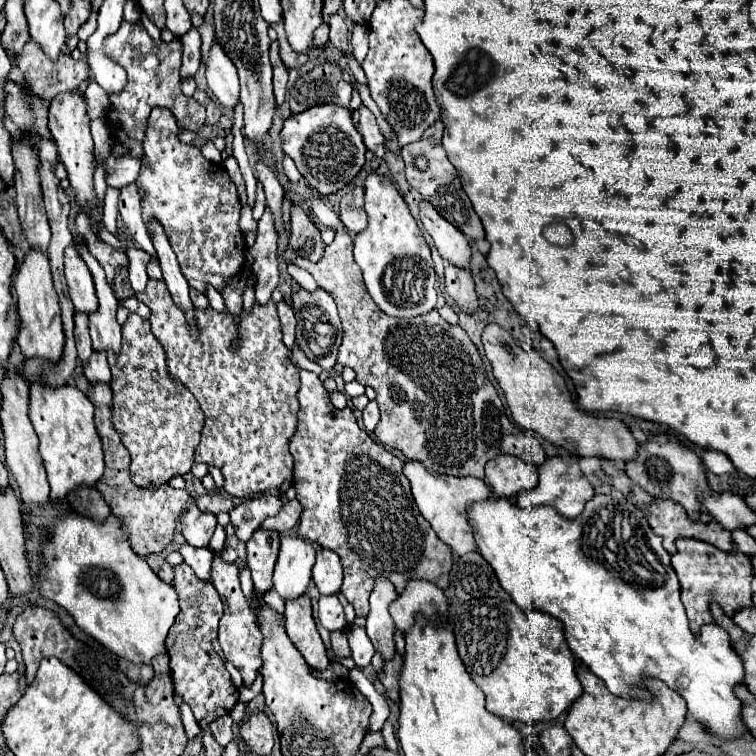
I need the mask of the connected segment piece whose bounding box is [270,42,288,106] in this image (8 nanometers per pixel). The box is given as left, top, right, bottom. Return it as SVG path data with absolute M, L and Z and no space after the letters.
M272 42L272 46L270 46L270 60L272 60L272 68L274 68L274 96L276 96L276 104L280 106L286 99L288 68L280 60L278 42Z

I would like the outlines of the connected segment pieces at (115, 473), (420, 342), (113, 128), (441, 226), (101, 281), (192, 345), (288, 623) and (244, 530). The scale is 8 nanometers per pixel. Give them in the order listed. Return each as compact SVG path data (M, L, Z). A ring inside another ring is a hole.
M108 384L90 386L88 398L96 408L94 422L96 422L96 430L102 440L102 448L104 448L106 470L100 480L100 492L102 492L104 500L110 504L112 514L120 518L122 528L128 532L128 542L138 556L162 552L172 542L178 518L182 516L186 504L190 502L190 496L186 490L176 490L166 482L160 484L158 488L134 486L132 476L130 476L130 452L124 448L120 434L116 432L116 428L112 424L112 390L110 390L110 386Z
M338 226L336 240L326 246L320 262L312 264L300 258L292 248L286 250L284 258L306 268L318 286L332 294L344 326L338 364L350 366L356 372L356 380L376 392L382 418L374 436L384 446L422 462L428 470L448 476L484 478L486 462L500 454L524 458L534 466L544 464L546 454L540 442L508 420L470 336L460 326L442 320L438 310L416 318L386 316L366 292L362 270L352 250L352 236L344 226Z
M124 20L120 24L118 32L106 36L104 52L116 64L120 64L128 74L126 86L120 92L110 94L110 110L106 114L112 140L118 142L120 146L124 146L128 156L136 156L136 158L142 156L142 138L146 132L146 120L154 106L170 108L174 112L180 128L198 132L198 128L204 126L206 108L196 98L184 96L180 90L180 58L182 58L180 40L174 40L168 44L166 42L158 44L148 36L142 22L130 24Z
M426 200L420 204L420 218L422 218L424 230L432 236L440 256L458 268L470 270L472 250L466 236L462 236L462 232L458 232L454 224L446 222Z
M80 246L78 252L82 254L84 262L88 264L90 272L92 272L92 278L94 278L94 284L96 284L96 296L98 296L98 312L90 314L90 336L92 336L92 342L94 342L94 350L120 354L122 326L116 322L118 302L114 298L114 292L106 282L102 266L88 252L88 248Z
M150 280L146 292L136 294L136 298L150 308L152 334L166 352L170 378L186 386L204 412L204 428L200 446L196 448L196 460L222 470L224 490L230 496L250 498L260 492L278 490L286 478L292 478L292 454L288 452L288 440L294 434L292 418L296 418L298 412L296 392L300 388L300 368L296 368L288 360L290 350L282 342L276 304L272 300L266 306L254 304L252 314L242 314L242 320L236 320L228 310L216 312L212 308L206 308L204 314L196 310L198 324L192 326L186 322L184 312L172 302L172 296L162 280ZM236 336L240 336L240 350L230 352L230 342Z
M300 596L298 600L286 602L284 612L284 626L286 634L292 640L292 644L300 650L304 660L314 668L328 668L330 660L326 656L324 642L316 630L316 624L312 620L312 606L308 596Z
M262 494L258 498L244 500L240 506L236 506L230 512L230 520L236 528L236 536L246 542L252 536L252 532L258 528L258 524L266 516L274 516L280 508L282 508L280 498L272 494Z

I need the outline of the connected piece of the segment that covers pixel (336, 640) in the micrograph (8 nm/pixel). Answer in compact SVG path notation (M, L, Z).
M332 632L330 638L332 638L332 652L334 652L336 656L340 656L340 658L350 658L350 656L352 656L344 632Z

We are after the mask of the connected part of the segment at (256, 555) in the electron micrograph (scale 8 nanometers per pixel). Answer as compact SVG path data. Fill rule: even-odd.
M256 530L254 536L246 542L246 550L246 566L252 572L254 588L260 596L264 596L272 588L272 572L280 552L280 534L270 530Z

